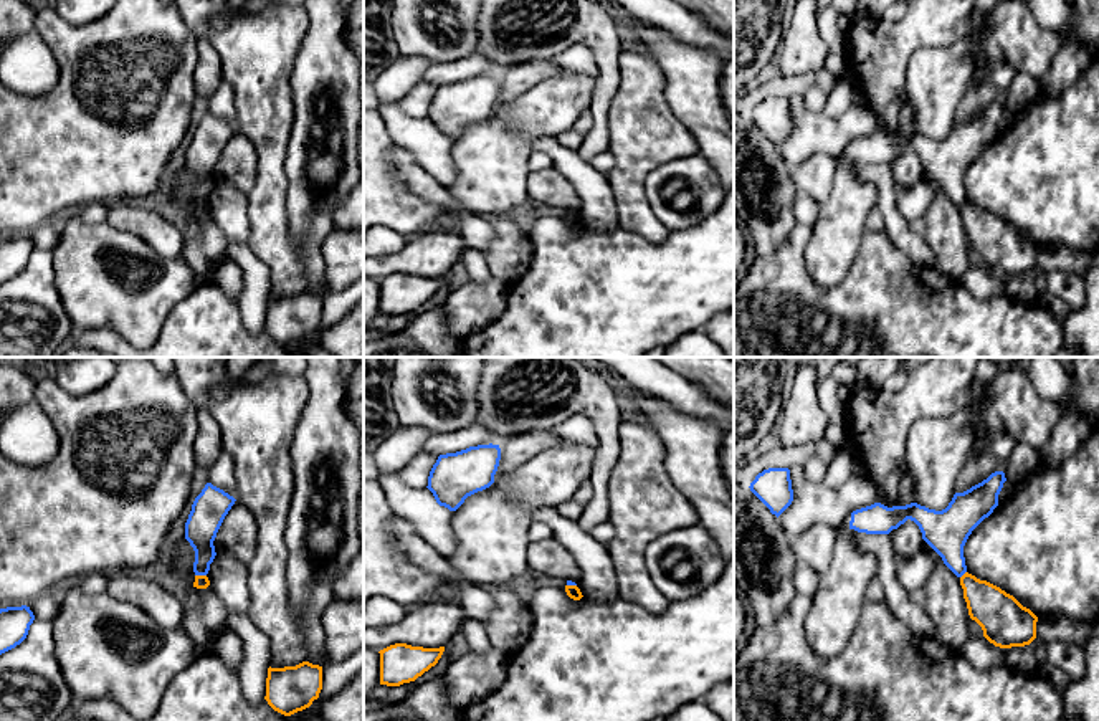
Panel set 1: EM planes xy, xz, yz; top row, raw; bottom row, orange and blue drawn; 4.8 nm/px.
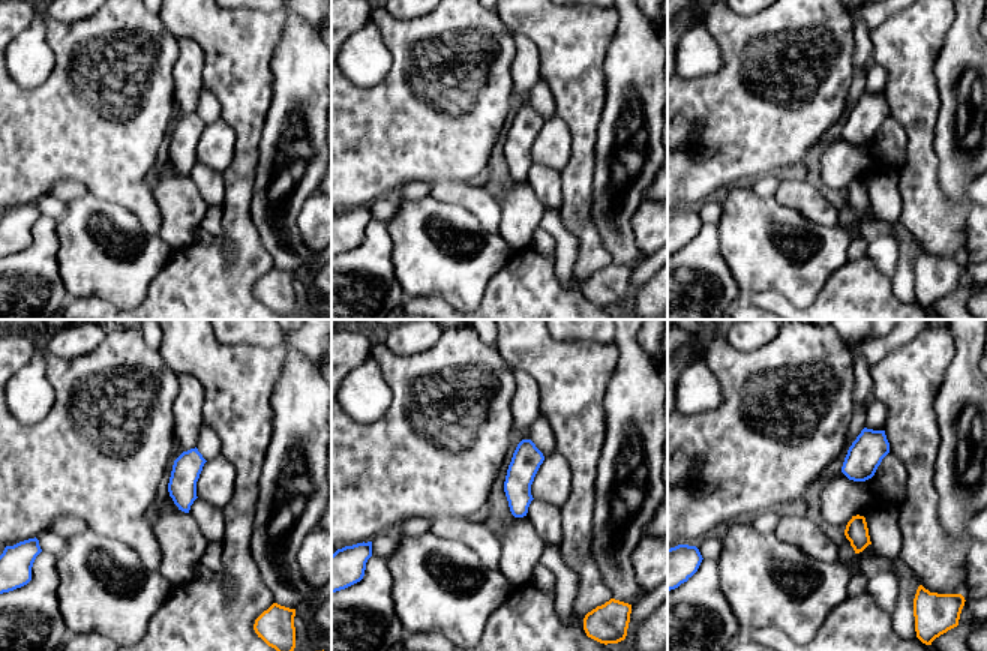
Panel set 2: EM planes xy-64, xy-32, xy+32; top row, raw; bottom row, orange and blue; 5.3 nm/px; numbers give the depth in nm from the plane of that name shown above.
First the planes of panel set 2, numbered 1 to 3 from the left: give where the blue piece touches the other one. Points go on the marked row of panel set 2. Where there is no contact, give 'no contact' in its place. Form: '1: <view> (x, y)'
1: no contact
2: no contact
3: no contact

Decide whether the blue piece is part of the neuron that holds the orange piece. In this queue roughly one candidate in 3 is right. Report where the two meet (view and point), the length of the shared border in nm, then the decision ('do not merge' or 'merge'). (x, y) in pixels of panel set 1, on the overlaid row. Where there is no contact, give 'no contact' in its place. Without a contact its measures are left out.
xy (200, 576) | 60 nm | do not merge

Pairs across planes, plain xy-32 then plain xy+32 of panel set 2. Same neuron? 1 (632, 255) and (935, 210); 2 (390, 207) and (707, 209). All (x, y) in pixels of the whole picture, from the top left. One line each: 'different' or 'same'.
1: different
2: same

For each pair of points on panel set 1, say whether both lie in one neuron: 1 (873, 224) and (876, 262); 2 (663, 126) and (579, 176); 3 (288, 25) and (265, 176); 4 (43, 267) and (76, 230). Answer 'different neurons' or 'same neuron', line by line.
1: different neurons
2: different neurons
3: same neuron
4: different neurons

